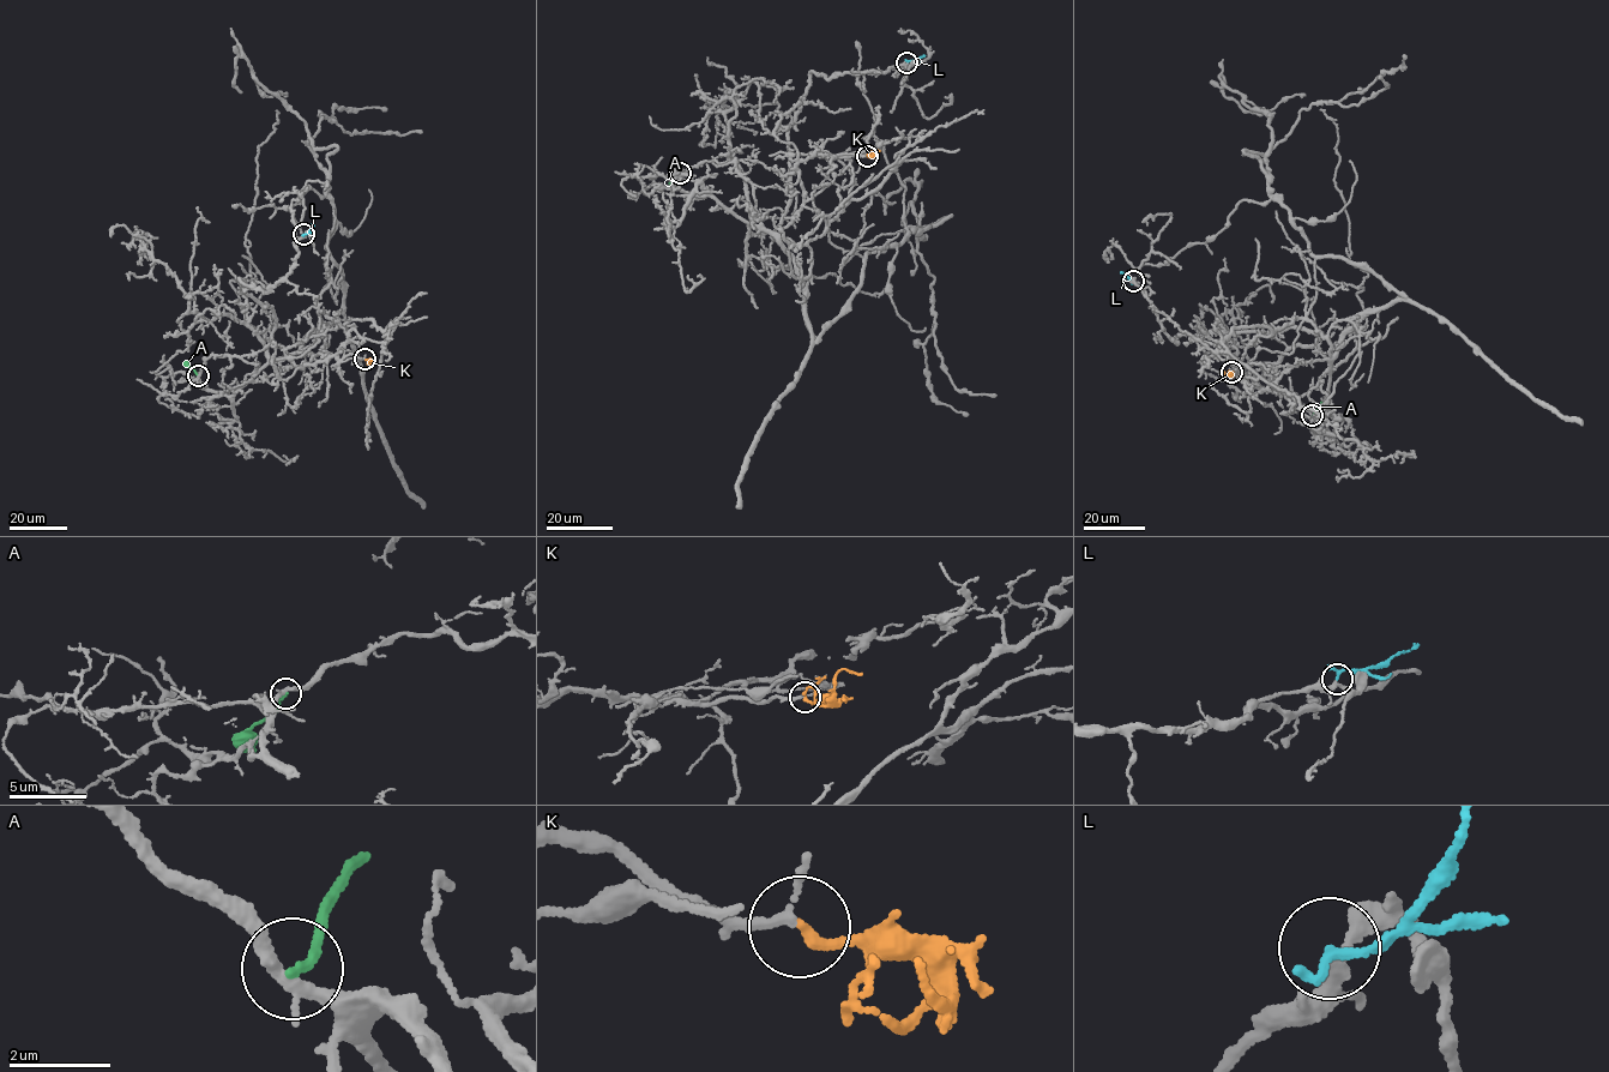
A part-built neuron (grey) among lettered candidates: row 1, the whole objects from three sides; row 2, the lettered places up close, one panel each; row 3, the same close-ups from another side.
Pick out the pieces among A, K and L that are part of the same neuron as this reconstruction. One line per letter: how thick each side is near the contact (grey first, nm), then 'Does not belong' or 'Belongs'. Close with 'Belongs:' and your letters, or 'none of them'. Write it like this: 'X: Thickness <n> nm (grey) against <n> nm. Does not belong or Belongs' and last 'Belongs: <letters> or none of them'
A: Thickness 320 nm (grey) against 180 nm. Does not belong
K: Thickness 160 nm (grey) against 220 nm. Belongs
L: Thickness 220 nm (grey) against 150 nm. Belongs
Belongs: K, L

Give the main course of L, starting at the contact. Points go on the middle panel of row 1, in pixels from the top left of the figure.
L: (907, 62), (924, 55)

